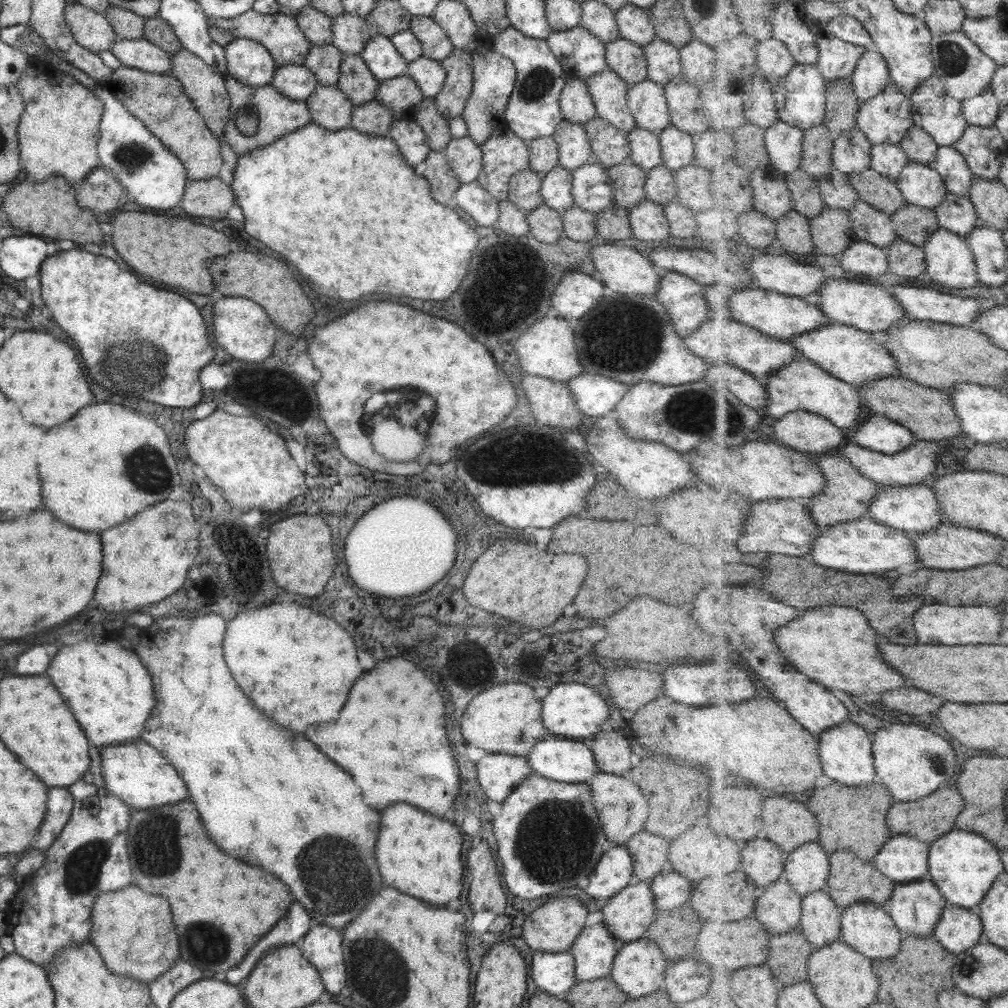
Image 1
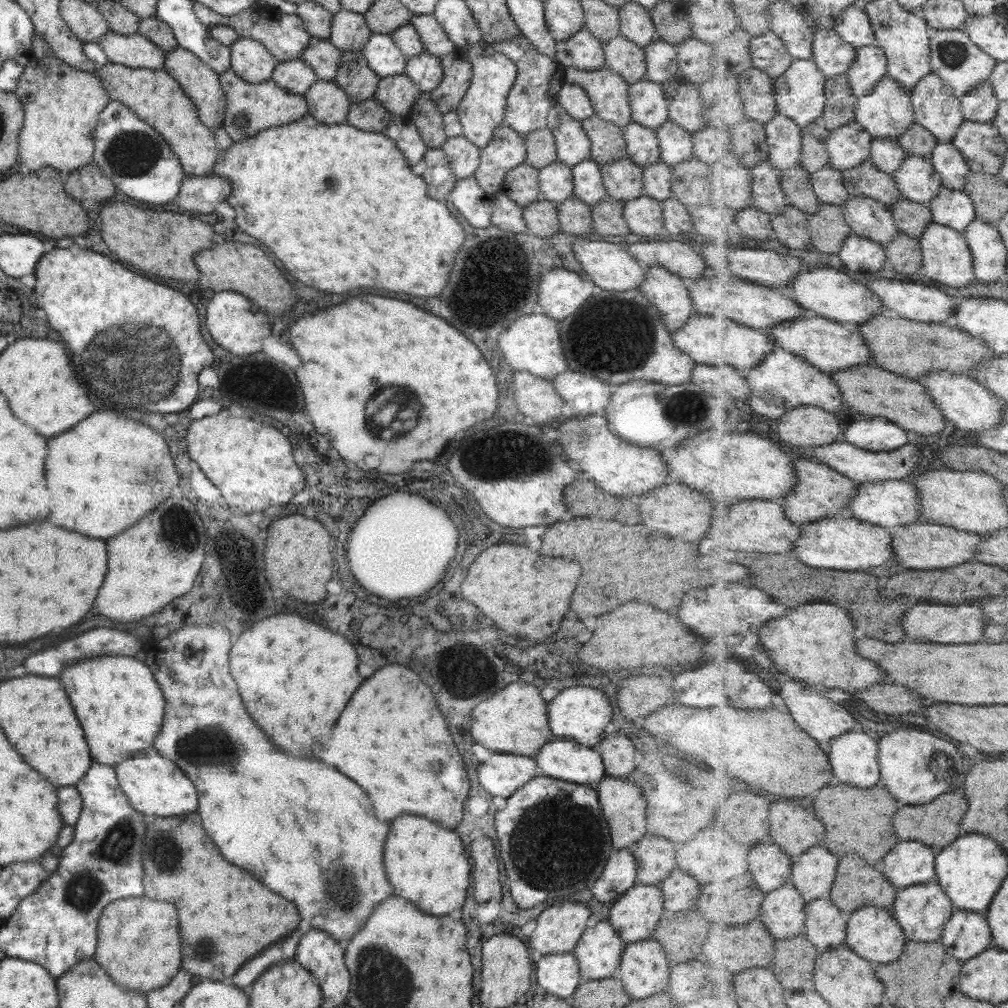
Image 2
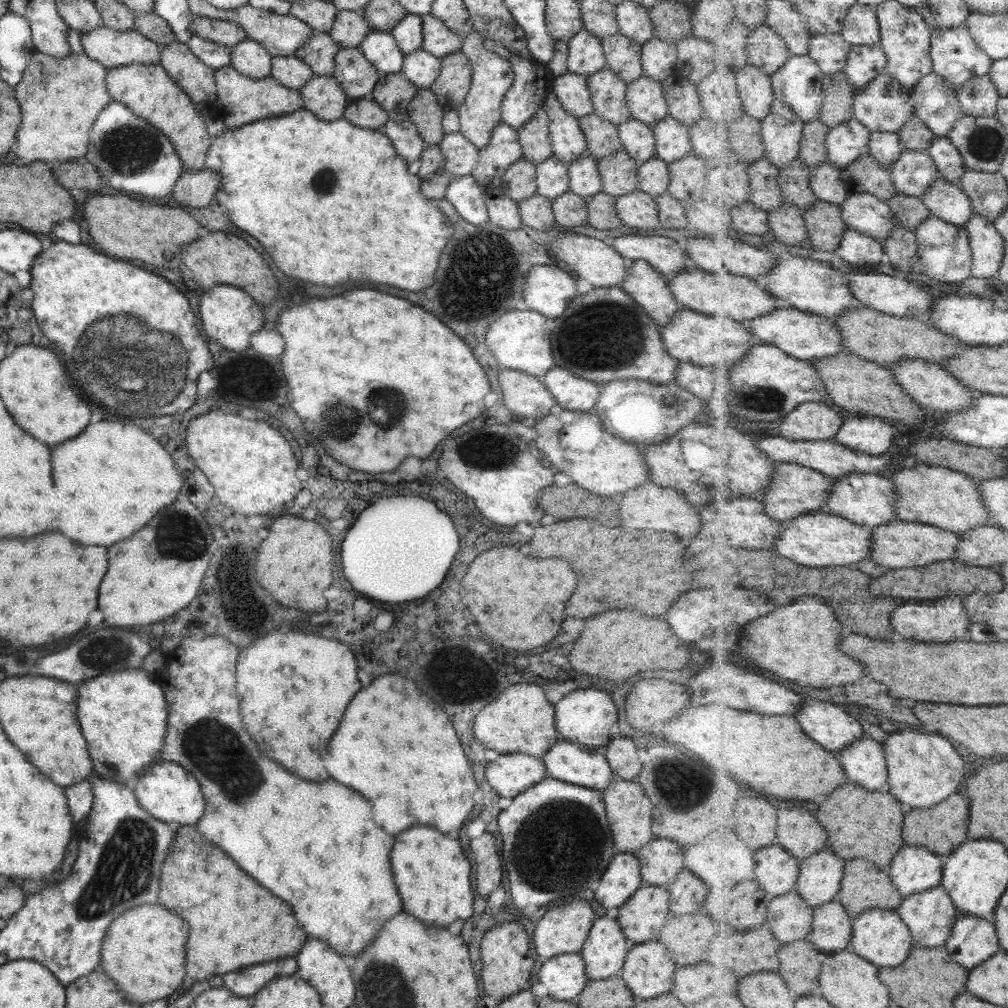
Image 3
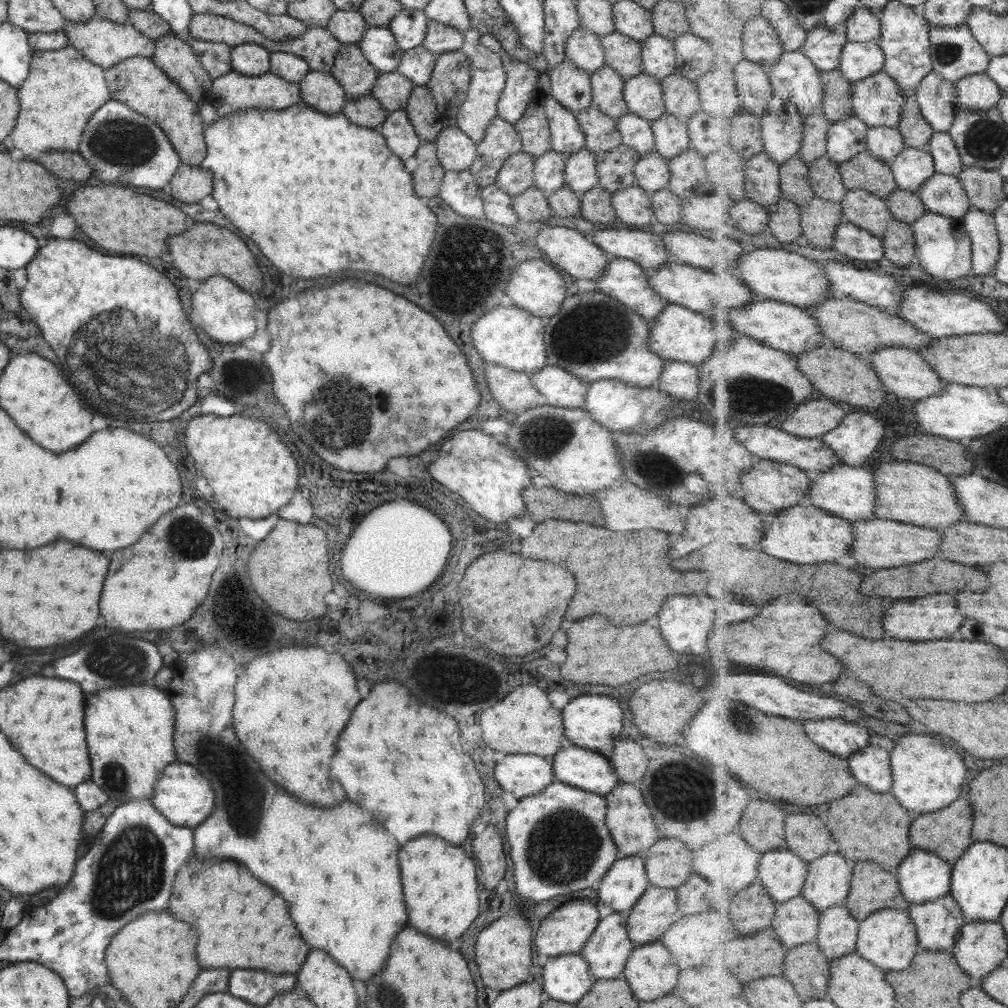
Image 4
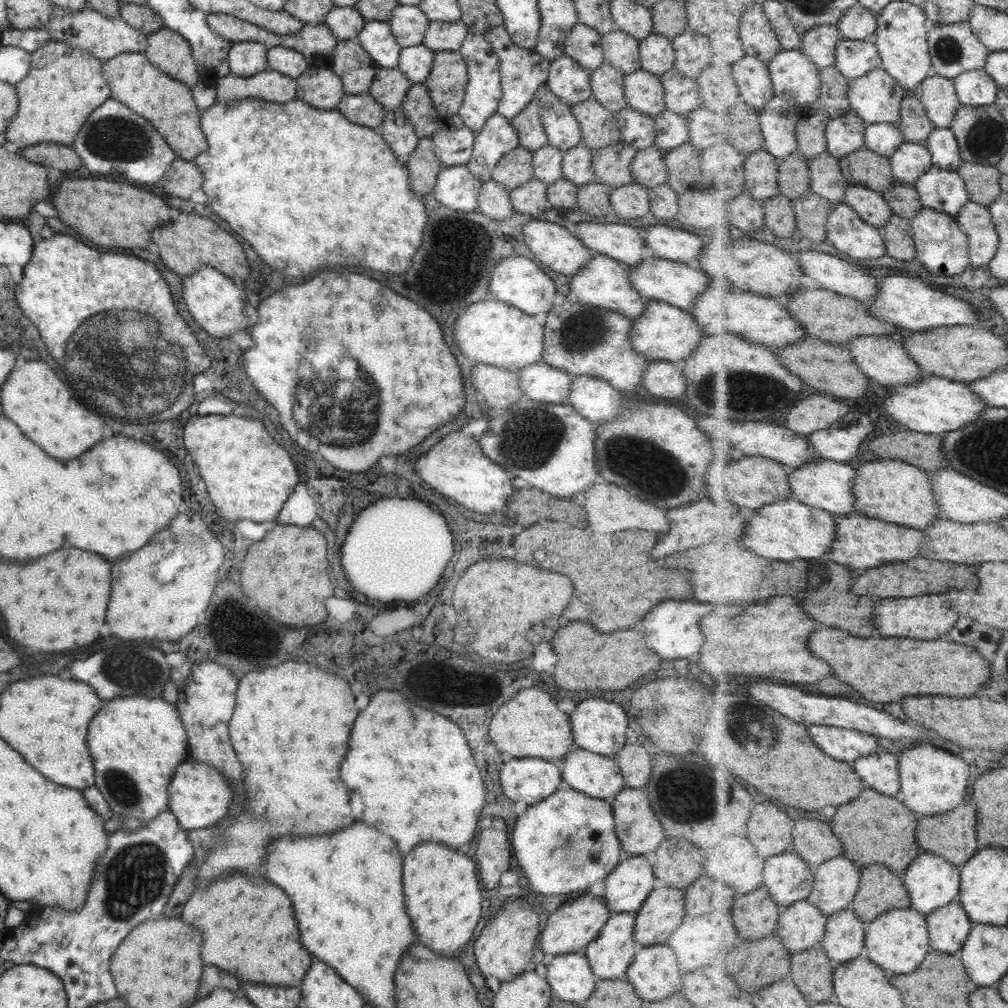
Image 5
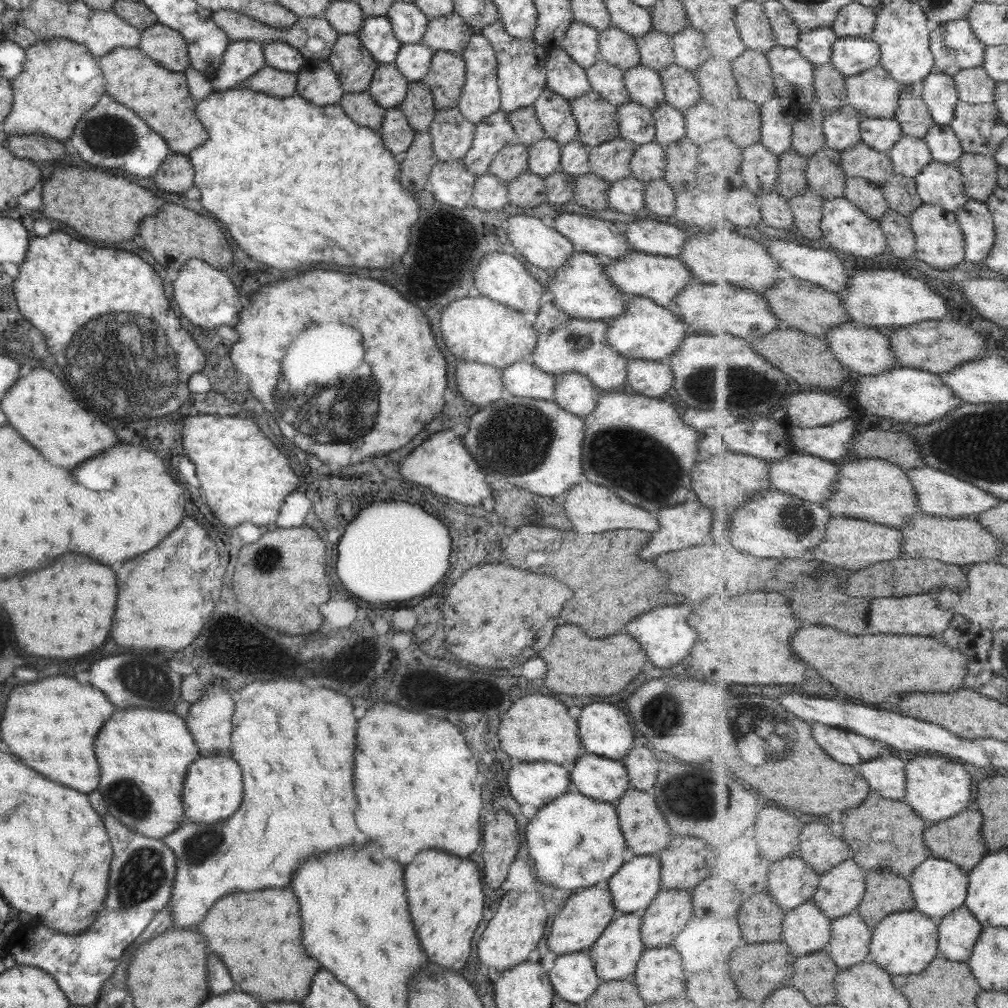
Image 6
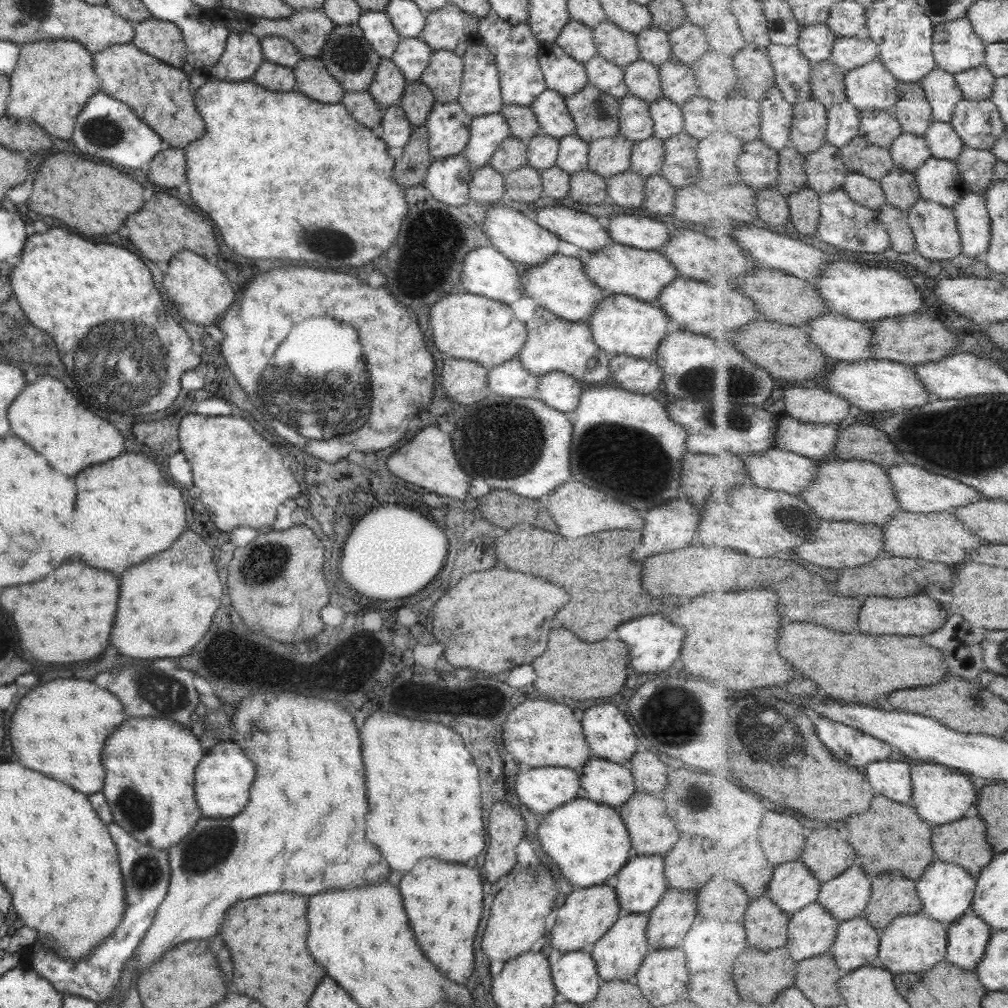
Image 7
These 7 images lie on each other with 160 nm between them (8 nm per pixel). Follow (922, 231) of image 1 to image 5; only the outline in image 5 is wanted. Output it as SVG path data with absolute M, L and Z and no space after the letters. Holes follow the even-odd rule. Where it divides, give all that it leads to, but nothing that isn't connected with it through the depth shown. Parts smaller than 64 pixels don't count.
M896 181L893 186L883 193L895 215L912 220L924 206L919 196L919 191L913 185Z

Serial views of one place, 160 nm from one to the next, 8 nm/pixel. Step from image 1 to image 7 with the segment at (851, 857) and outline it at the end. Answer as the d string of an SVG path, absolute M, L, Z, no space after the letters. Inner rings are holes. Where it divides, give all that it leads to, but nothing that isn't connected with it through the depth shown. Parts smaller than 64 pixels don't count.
M895 872L872 878L872 897L865 917L880 931L886 929L898 916L923 912L922 897L916 882Z

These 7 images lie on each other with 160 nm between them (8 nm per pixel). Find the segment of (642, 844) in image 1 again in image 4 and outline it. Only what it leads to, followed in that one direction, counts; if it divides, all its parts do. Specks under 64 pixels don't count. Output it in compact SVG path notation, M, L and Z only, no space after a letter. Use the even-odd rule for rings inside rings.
M679 840L655 841L643 855L646 879L657 888L677 888L691 872L691 852Z

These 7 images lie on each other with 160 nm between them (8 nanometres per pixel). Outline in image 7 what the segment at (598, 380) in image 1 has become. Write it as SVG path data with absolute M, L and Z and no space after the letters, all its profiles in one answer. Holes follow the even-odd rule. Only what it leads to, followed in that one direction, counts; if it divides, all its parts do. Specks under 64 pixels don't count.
M513 358L488 370L489 392L509 398L537 399L540 377L529 374L523 365Z

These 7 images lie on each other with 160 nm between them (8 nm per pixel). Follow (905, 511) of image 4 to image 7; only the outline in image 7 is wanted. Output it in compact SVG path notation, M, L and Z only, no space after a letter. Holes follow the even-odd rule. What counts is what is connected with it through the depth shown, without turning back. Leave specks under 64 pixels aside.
M870 460L819 462L818 475L801 494L823 520L887 526L901 508L887 470Z

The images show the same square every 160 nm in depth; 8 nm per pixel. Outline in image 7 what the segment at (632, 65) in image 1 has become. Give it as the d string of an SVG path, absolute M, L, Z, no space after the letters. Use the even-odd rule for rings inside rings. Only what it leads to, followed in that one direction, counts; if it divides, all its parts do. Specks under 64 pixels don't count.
M607 19L596 24L591 30L596 55L601 56L605 61L624 68L638 60L636 35L617 28Z

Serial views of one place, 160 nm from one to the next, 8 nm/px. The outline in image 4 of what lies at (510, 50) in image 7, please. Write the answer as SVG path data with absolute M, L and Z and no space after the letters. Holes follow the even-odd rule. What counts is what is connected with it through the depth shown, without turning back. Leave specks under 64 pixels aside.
M480 35L479 40L485 48L502 60L506 81L497 99L496 116L514 125L534 94L539 71L524 62L510 58L493 36Z

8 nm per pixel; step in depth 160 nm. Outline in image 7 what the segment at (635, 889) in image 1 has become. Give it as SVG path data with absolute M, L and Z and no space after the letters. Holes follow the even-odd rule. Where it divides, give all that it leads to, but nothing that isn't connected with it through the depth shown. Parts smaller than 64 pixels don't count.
M669 888L647 915L645 938L649 951L671 948L685 936L693 922L695 894Z

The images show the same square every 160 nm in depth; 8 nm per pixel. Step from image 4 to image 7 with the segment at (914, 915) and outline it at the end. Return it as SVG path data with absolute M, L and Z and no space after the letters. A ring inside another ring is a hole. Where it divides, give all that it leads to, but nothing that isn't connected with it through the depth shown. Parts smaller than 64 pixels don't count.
M968 912L948 924L948 933L946 958L961 968L975 971L990 944L992 926L983 917Z

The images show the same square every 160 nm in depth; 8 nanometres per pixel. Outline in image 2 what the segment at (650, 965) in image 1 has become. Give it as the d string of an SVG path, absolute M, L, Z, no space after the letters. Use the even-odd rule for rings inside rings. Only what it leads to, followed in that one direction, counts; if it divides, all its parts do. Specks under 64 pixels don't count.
M651 937L623 946L617 972L631 998L645 998L667 986L669 964L661 948Z

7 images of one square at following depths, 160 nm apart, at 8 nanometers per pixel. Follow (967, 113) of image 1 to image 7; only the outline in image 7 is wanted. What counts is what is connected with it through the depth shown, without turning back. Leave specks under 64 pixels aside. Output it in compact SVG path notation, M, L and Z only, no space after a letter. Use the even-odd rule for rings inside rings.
M986 65L955 74L967 100L987 100L994 95L996 76Z

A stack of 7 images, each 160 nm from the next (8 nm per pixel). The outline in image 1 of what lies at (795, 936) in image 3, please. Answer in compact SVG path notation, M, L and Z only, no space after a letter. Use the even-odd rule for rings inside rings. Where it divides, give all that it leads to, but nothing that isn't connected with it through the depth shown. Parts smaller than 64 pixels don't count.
M779 878L761 889L757 916L771 934L793 932L802 920L802 896L789 881Z

